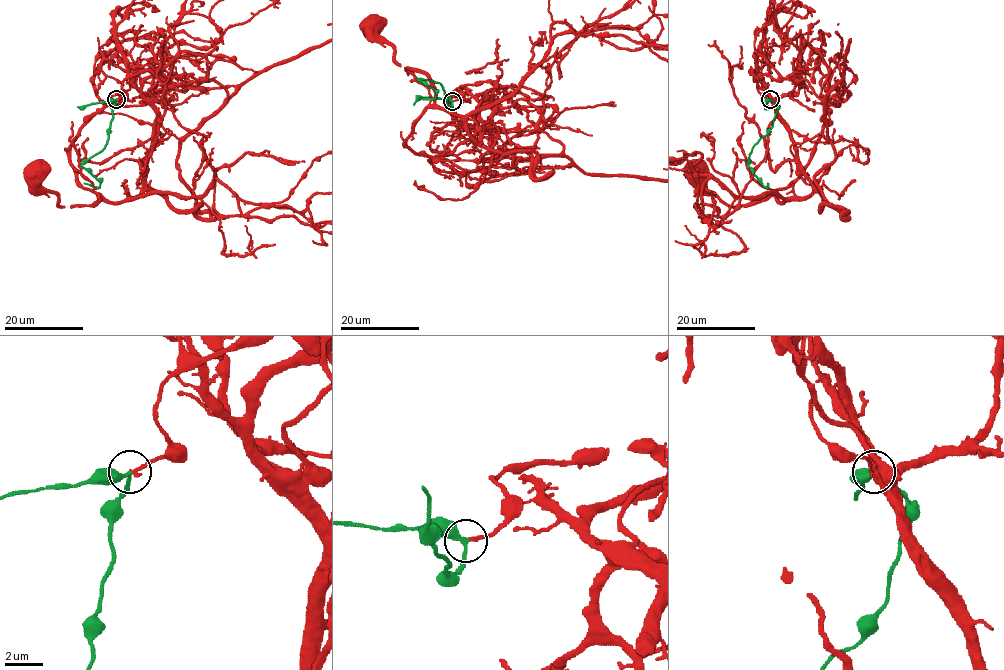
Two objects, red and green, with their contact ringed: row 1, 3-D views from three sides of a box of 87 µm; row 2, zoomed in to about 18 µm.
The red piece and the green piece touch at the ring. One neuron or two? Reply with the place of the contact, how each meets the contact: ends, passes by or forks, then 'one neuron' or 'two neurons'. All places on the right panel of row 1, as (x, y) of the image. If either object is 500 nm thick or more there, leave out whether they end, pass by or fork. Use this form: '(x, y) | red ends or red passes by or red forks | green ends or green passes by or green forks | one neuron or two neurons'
(770, 99) | red ends | green passes by | one neuron

